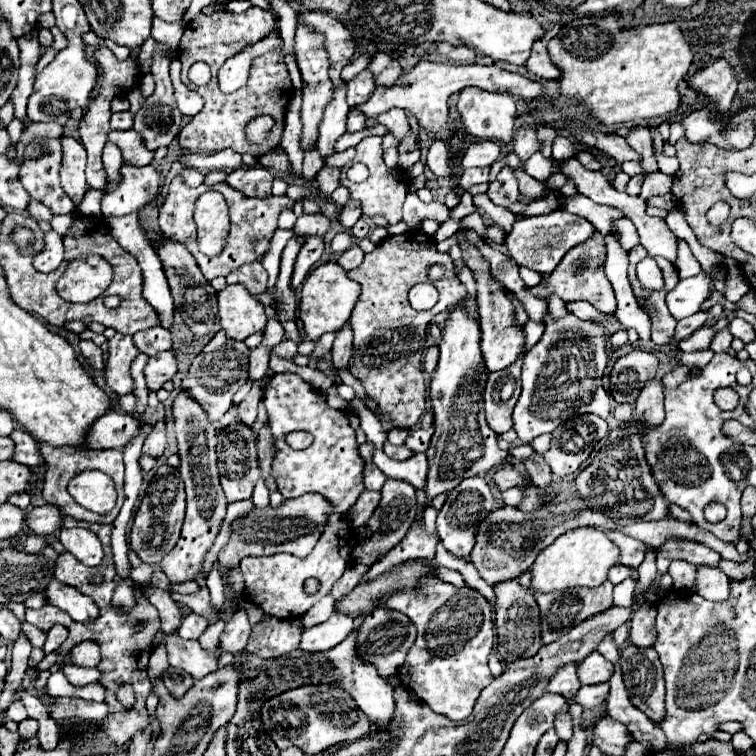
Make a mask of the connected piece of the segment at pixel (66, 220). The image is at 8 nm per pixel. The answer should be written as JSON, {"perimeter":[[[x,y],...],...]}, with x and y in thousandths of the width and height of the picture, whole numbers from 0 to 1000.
{"perimeter":[[[90,283],[90,286],[71,286],[66,296],[69,296],[69,304],[74,304],[79,312],[85,312],[90,299],[95,299],[95,291],[98,291],[95,283]]]}

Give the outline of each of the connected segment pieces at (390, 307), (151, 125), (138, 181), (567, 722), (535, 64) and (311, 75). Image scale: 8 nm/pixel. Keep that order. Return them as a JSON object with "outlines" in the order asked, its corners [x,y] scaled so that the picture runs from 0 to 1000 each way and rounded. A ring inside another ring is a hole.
{"outlines":[[[[540,304],[529,312],[513,312],[511,317],[497,323],[497,328],[489,336],[481,339],[481,347],[474,354],[460,360],[460,368],[471,370],[479,378],[476,397],[474,397],[471,407],[466,410],[466,418],[460,426],[460,431],[468,439],[468,466],[466,466],[466,476],[463,476],[463,492],[481,508],[487,526],[500,534],[503,545],[497,550],[503,556],[513,553],[524,566],[540,569],[540,566],[550,563],[556,550],[563,545],[563,508],[561,508],[561,495],[558,495],[558,463],[563,460],[561,458],[563,455],[563,434],[579,413],[590,410],[593,405],[603,405],[611,394],[616,394],[616,389],[619,389],[616,378],[601,362],[601,349],[598,349],[595,339],[579,333],[577,317],[571,312],[563,312],[556,304]],[[574,347],[590,352],[587,368],[578,372],[582,399],[566,413],[545,410],[537,389],[548,376],[567,372],[563,368],[563,354]]],[[[209,66],[204,71],[204,85],[198,90],[201,103],[206,108],[206,119],[204,119],[204,124],[198,130],[190,132],[188,143],[177,153],[177,172],[190,183],[190,190],[193,190],[196,198],[222,193],[233,183],[233,177],[238,175],[238,167],[241,167],[241,151],[238,151],[238,146],[233,140],[233,132],[230,132],[228,108],[225,108],[225,101],[222,101],[222,85],[225,85],[225,79],[217,74],[214,66]]],[[[196,217],[188,222],[161,220],[161,243],[140,254],[135,262],[135,283],[143,286],[167,286],[175,280],[185,280],[193,270],[206,267],[212,262],[212,230]]],[[[751,942],[738,944],[738,950],[733,952],[733,963],[735,963],[741,979],[751,981],[757,976],[757,952],[754,952],[754,944]]],[[[709,53],[709,58],[704,61],[704,71],[693,87],[701,98],[720,103],[720,106],[735,106],[741,101],[741,93],[730,85],[725,66],[722,66],[722,58],[717,53]]],[[[397,34],[392,40],[392,58],[389,58],[389,71],[392,71],[392,82],[394,90],[399,95],[399,183],[397,183],[397,193],[399,198],[410,198],[418,190],[418,180],[421,180],[421,169],[423,169],[423,159],[429,153],[429,143],[437,138],[439,127],[442,127],[442,114],[434,103],[434,71],[429,66],[429,50],[423,45],[418,45],[415,40]]]]}

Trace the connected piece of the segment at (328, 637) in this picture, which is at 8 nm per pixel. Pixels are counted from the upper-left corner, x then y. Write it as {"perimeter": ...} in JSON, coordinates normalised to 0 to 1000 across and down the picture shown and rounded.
{"perimeter":[[[439,812],[431,823],[399,836],[397,857],[405,862],[426,862],[450,852],[468,833],[468,817],[455,812]]]}

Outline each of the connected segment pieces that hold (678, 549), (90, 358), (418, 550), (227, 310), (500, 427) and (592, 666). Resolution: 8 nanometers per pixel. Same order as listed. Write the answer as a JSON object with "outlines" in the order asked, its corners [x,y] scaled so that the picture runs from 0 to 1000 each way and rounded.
{"outlines":[[[[884,714],[878,722],[870,725],[868,735],[870,759],[881,759],[889,741],[907,741],[921,749],[950,749],[955,735],[931,720],[910,714]]],[[[108,450],[106,452],[106,463],[114,474],[114,479],[127,487],[127,489],[135,489],[138,487],[138,471],[135,471],[135,463],[124,455],[124,452],[116,452],[116,450]]],[[[548,693],[542,698],[542,704],[537,706],[537,712],[521,722],[511,735],[505,735],[500,743],[495,743],[489,749],[489,754],[484,757],[484,762],[479,765],[479,770],[484,767],[495,767],[500,759],[521,751],[524,746],[532,746],[537,741],[548,741],[548,738],[574,738],[577,730],[577,717],[579,709],[577,706],[563,706],[558,693]]],[[[302,376],[296,384],[288,386],[288,418],[291,418],[294,434],[299,437],[299,444],[310,450],[325,450],[331,442],[352,434],[349,405],[317,376]]],[[[693,468],[688,474],[661,489],[651,492],[643,503],[643,516],[640,516],[640,545],[643,545],[643,558],[646,563],[661,574],[677,566],[677,540],[683,537],[683,529],[688,524],[688,487],[690,487]]],[[[783,862],[765,878],[765,897],[770,905],[804,902],[812,892],[812,878],[802,873],[794,862]]]]}

